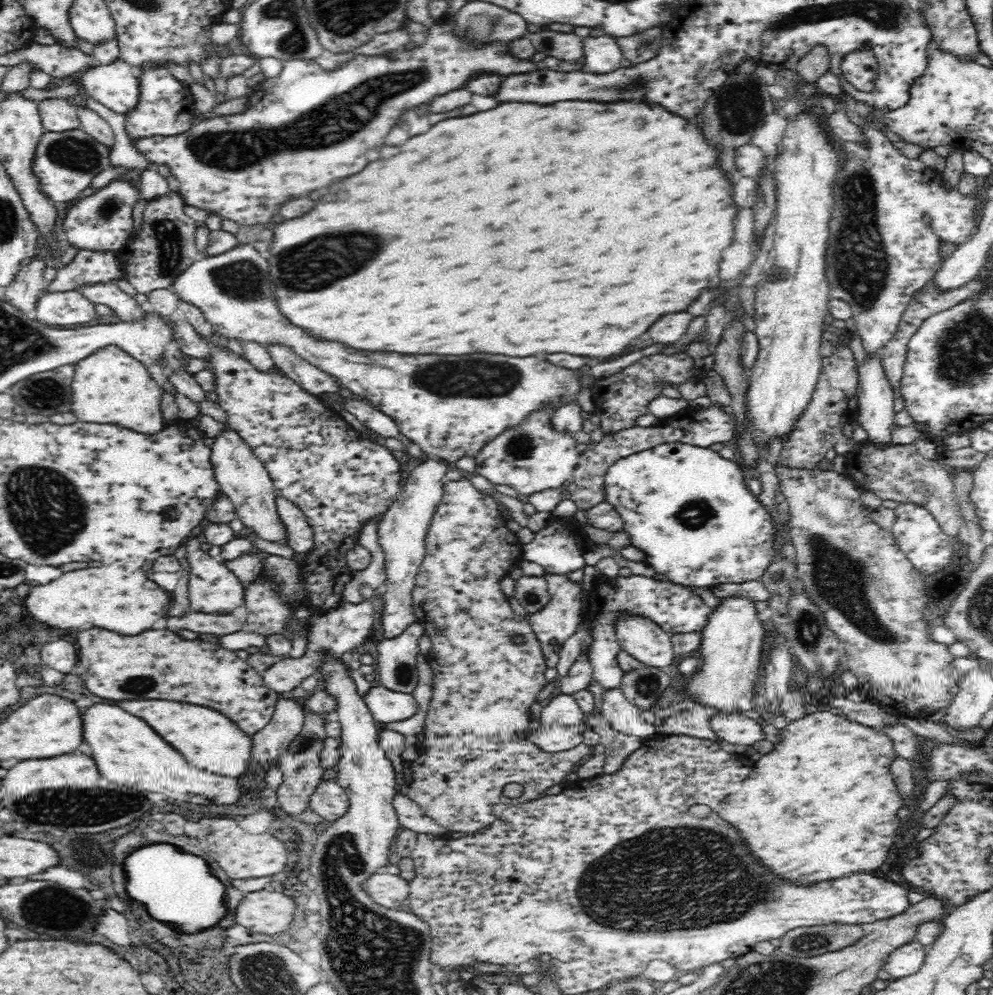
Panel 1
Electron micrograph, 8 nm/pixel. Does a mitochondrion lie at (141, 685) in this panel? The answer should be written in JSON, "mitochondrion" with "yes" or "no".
{"mitochondrion":"yes"}

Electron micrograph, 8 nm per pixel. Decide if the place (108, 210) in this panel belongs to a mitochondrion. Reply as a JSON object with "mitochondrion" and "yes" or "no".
{"mitochondrion":"yes"}

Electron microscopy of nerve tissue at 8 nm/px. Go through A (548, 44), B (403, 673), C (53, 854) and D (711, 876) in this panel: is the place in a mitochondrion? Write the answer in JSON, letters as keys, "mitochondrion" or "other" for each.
{"A":"mitochondrion","B":"mitochondrion","C":"other","D":"mitochondrion"}

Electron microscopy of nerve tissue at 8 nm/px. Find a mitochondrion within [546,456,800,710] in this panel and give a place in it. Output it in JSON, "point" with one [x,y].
{"point":[695,514]}

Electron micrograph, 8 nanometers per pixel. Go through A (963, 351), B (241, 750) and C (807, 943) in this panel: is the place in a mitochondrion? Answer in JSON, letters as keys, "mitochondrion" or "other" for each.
{"A":"mitochondrion","B":"other","C":"mitochondrion"}

